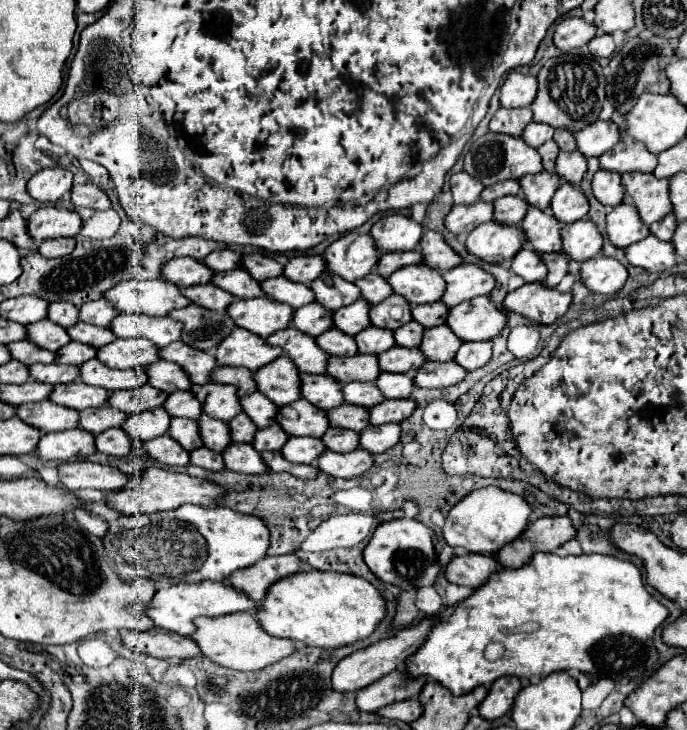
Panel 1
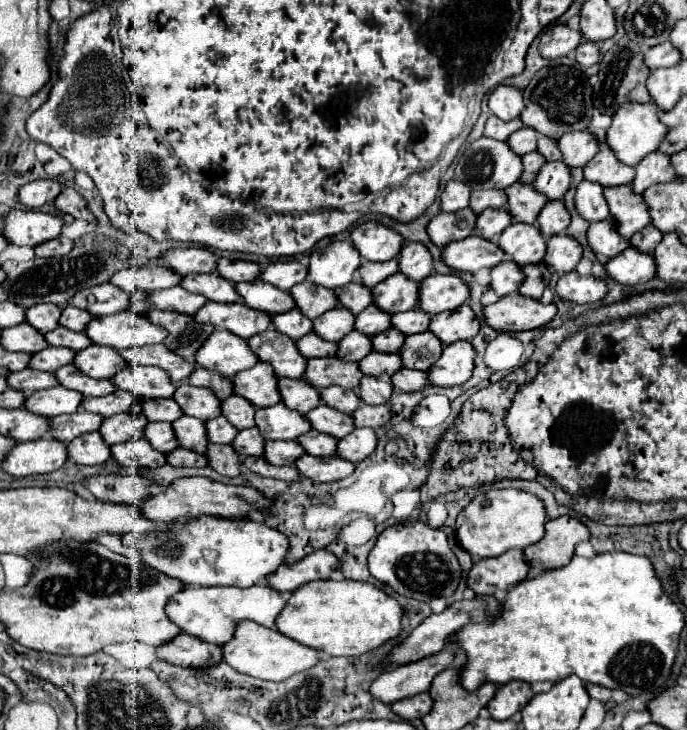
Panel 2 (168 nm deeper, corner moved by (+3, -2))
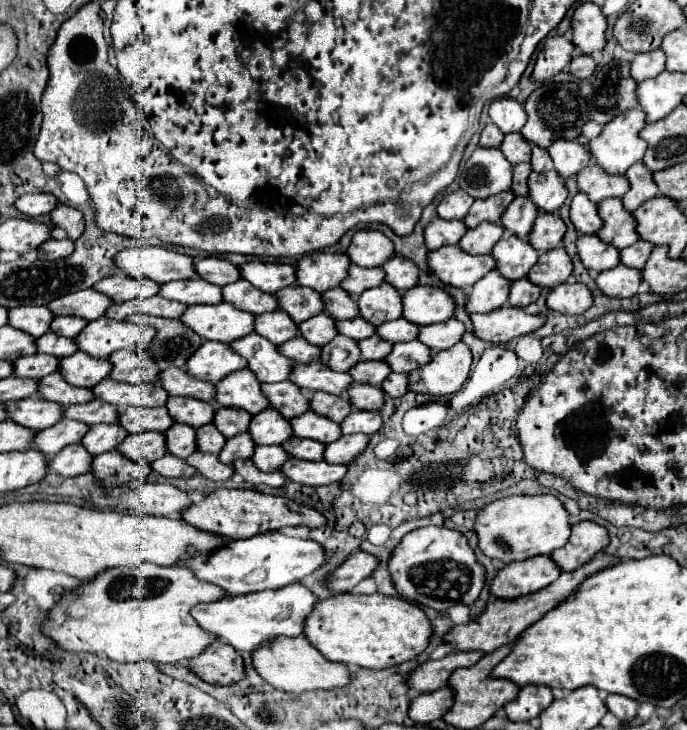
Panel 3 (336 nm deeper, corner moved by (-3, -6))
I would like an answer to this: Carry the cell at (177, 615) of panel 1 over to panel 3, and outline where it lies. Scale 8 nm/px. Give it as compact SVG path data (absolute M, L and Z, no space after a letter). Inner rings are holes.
M289 584L287 588L253 592L247 596L225 596L221 600L199 604L191 610L197 624L217 638L223 638L237 652L253 652L263 640L273 636L301 636L303 620L313 610L317 598L301 584Z

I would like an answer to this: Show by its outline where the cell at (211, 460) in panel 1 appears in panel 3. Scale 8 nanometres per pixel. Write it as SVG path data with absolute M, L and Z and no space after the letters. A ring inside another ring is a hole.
M171 454L163 456L161 460L155 460L151 468L165 478L191 478L197 474L195 468L191 468L185 460L179 460L177 456L171 456Z

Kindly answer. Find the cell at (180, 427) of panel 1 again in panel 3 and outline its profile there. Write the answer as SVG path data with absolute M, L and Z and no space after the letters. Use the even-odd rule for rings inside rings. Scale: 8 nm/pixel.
M161 432L129 434L117 448L123 456L139 462L153 462L167 454L167 442Z

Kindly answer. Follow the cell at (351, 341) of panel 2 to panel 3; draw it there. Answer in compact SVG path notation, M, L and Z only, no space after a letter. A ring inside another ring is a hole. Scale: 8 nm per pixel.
M339 334L333 342L323 346L321 362L327 364L331 370L349 372L359 362L359 344L349 336Z

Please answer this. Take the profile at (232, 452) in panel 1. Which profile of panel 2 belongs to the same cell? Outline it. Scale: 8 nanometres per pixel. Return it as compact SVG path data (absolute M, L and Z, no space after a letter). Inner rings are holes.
M209 444L207 446L207 452L205 452L205 458L209 462L209 466L223 474L223 476L229 476L229 478L235 478L241 474L241 462L239 462L239 456L237 452L233 452L231 446L225 446L225 444Z

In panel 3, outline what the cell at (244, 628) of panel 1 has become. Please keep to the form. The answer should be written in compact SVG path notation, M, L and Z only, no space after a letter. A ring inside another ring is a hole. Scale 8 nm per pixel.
M295 636L295 640L271 640L271 644L263 644L263 648L257 648L253 654L253 668L257 674L283 692L305 692L305 690L317 690L317 688L337 688L345 686L351 680L351 672L341 662L331 662L319 654L305 636Z

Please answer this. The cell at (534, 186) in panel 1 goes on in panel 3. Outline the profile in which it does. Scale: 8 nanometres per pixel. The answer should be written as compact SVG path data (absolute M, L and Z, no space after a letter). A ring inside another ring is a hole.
M515 196L513 202L507 206L505 214L501 216L501 226L513 232L515 236L527 240L537 214L539 214L539 208L535 208L535 204L531 204L529 198Z

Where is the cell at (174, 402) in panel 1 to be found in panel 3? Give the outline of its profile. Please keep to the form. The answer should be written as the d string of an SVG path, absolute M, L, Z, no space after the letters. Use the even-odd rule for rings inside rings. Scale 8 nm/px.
M161 406L161 408L127 408L119 416L119 424L129 434L141 434L141 432L149 432L149 430L167 432L167 428L171 428L173 420L165 406Z

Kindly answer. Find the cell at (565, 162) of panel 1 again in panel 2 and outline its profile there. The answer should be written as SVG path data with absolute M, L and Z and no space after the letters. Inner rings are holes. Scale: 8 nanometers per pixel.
M547 162L539 168L537 178L533 182L533 188L547 196L547 200L561 200L571 184L571 170L567 164L559 162Z

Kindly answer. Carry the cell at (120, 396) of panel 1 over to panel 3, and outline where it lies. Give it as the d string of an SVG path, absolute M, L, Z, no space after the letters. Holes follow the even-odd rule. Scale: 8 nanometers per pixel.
M93 400L87 404L73 404L65 408L65 418L85 422L87 426L95 424L113 424L119 418L119 408L111 408L111 404L103 404L103 400Z

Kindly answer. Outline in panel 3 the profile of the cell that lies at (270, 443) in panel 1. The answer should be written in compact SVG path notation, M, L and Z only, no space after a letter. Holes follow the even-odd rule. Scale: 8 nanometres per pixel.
M243 432L225 442L223 450L219 452L219 460L225 464L231 464L231 460L237 460L237 458L245 458L245 460L251 458L251 452L255 452L255 444L251 444L251 436Z

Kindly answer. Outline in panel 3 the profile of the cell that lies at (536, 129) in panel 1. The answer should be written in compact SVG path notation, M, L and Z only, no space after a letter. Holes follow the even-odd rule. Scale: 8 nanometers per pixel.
M521 132L507 134L501 144L501 150L511 164L521 164L521 162L531 160L531 144L523 138Z

